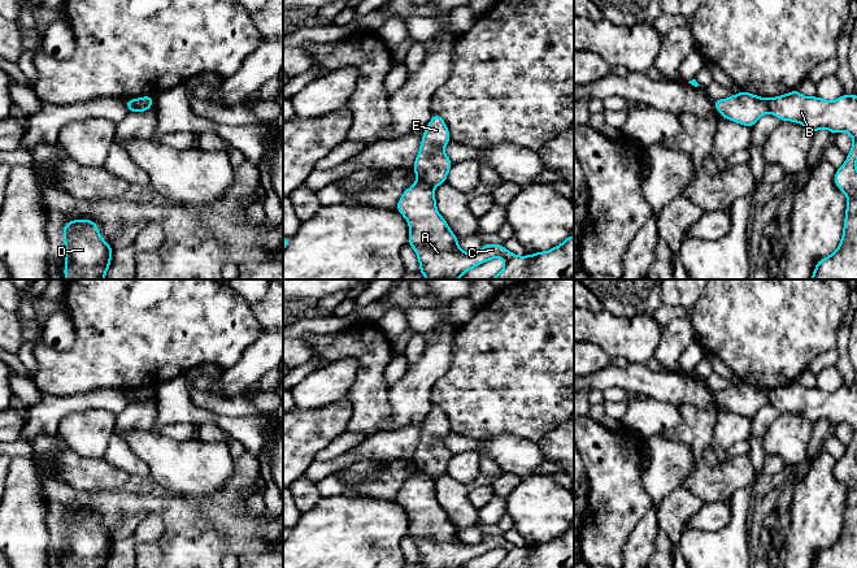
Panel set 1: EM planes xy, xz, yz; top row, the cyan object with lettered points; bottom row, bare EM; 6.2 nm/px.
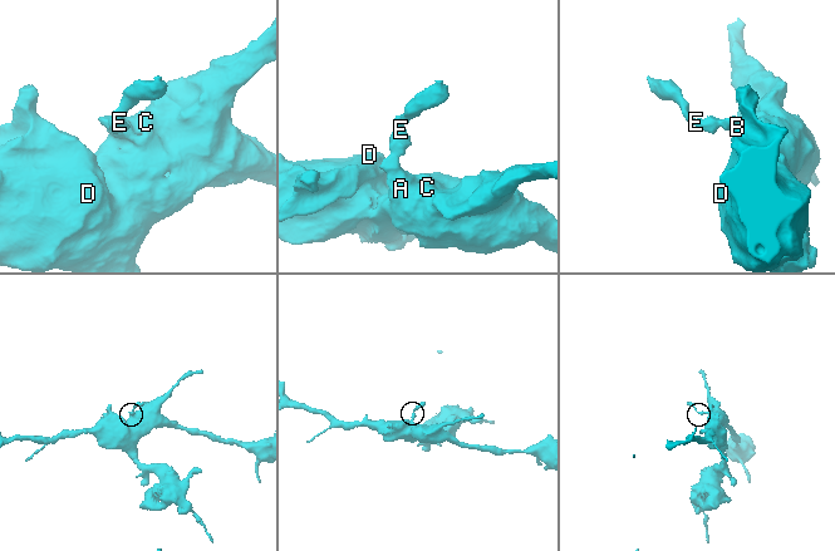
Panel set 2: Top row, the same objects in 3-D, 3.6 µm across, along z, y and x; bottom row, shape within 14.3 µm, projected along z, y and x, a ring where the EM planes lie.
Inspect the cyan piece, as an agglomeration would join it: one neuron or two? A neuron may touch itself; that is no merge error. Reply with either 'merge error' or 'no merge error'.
merge error

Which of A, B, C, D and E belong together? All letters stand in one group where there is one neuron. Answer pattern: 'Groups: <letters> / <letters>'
Groups: A B C D / E

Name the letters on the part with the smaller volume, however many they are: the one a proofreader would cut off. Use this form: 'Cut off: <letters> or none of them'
Cut off: E

